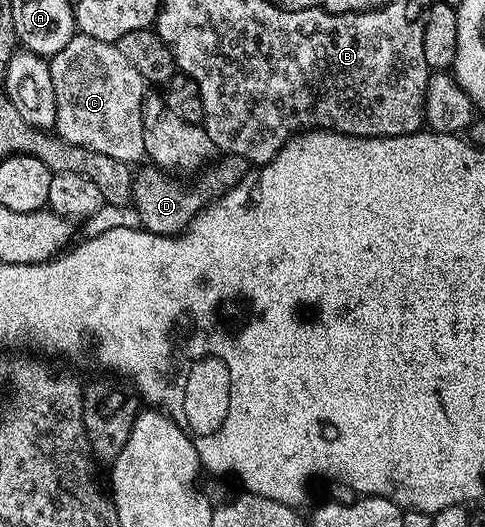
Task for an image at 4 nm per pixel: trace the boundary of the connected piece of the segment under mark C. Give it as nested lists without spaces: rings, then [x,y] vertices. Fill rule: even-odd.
[[[77,32],[48,62],[50,80],[54,80],[56,105],[55,133],[69,142],[113,160],[136,164],[145,157],[142,140],[142,104],[146,93],[143,76],[122,56],[115,42],[94,40]]]

